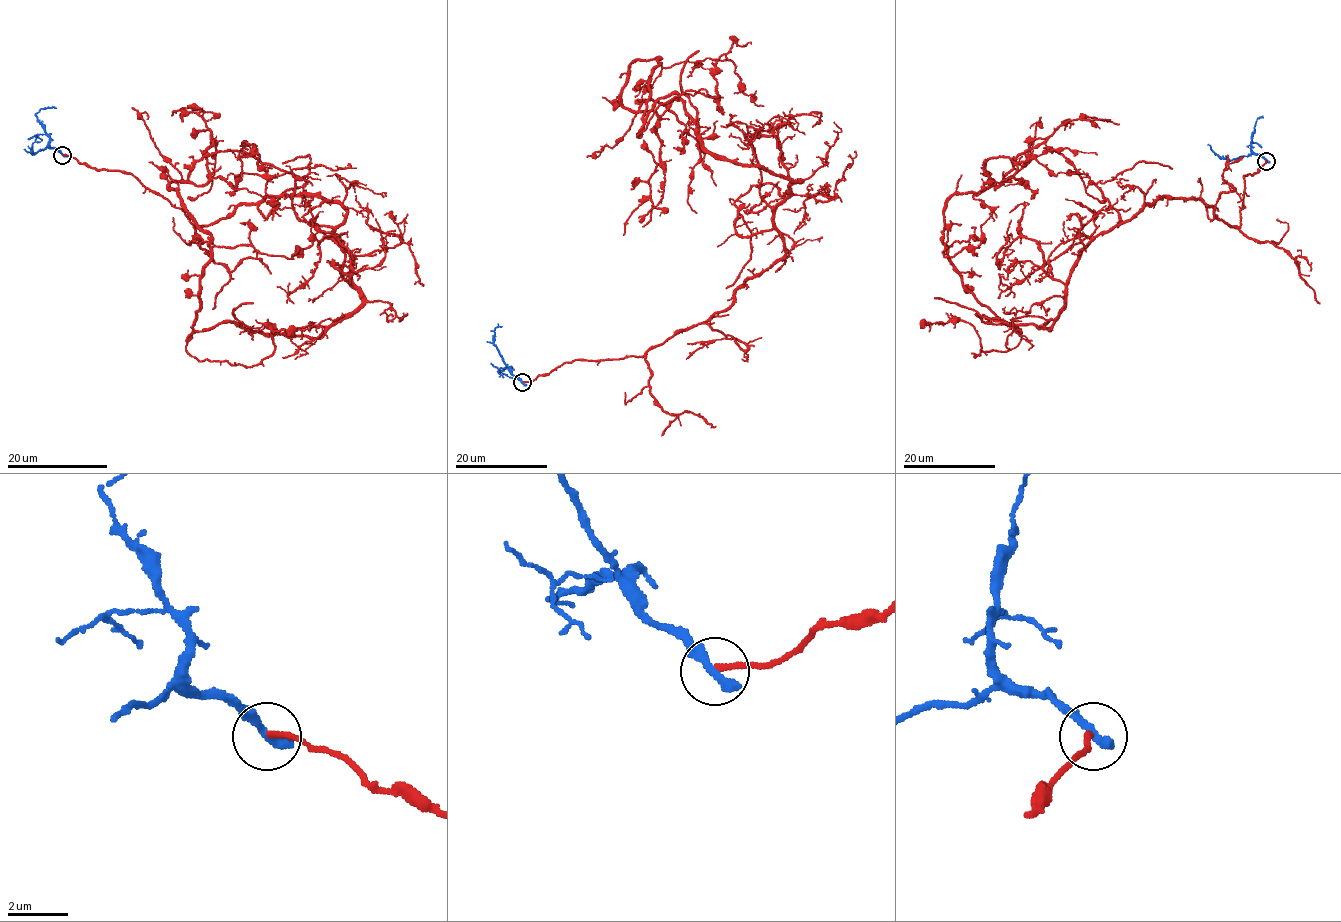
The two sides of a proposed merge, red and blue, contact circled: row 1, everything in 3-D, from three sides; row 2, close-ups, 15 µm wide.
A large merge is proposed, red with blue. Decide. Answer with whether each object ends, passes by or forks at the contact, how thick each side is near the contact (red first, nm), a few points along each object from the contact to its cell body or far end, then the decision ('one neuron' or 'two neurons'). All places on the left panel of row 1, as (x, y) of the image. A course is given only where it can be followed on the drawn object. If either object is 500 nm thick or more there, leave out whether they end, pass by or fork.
red ends; blue ends; calibres 180 and 400 nm; course red (63, 155), (194, 225), (336, 201), (361, 302), (195, 331), (169, 185), (211, 136), (189, 197); course blue (63, 155), (51, 147), (33, 154), (35, 136); two neurons

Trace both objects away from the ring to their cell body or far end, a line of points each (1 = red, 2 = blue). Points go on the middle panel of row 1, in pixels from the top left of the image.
1: (523, 383), (785, 253), (799, 181), (676, 94), (643, 118), (659, 58), (639, 222)
2: (523, 383), (512, 373), (495, 344), (494, 329), (497, 324)

